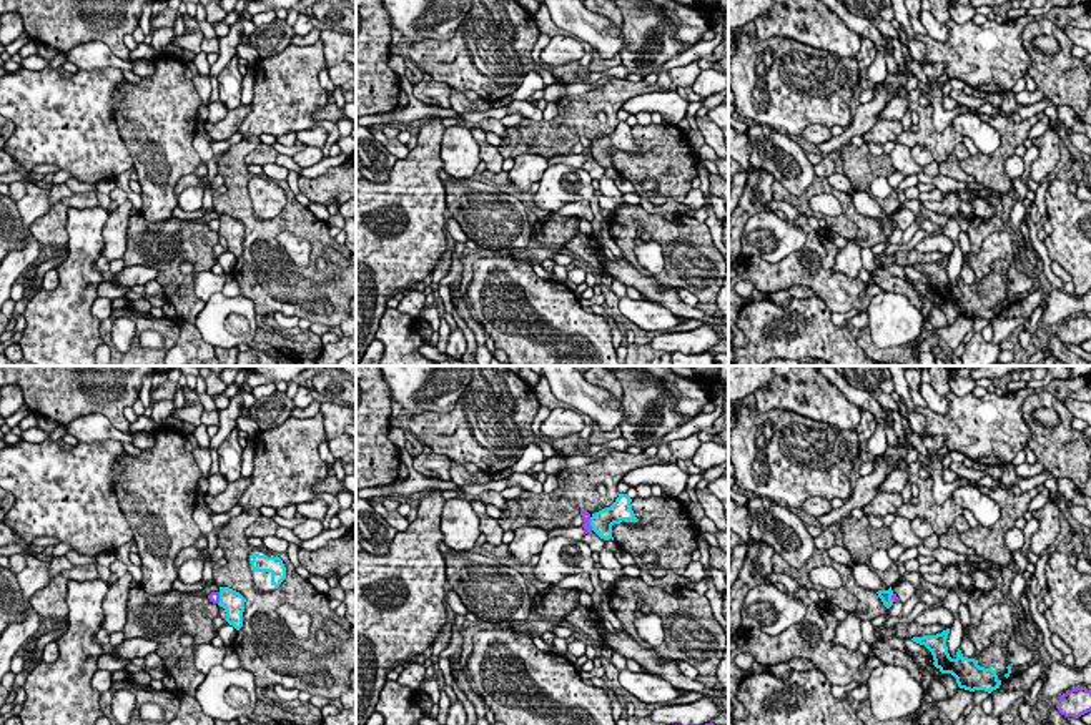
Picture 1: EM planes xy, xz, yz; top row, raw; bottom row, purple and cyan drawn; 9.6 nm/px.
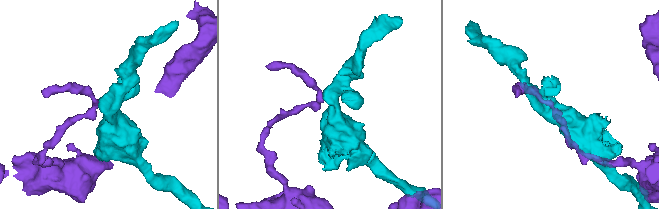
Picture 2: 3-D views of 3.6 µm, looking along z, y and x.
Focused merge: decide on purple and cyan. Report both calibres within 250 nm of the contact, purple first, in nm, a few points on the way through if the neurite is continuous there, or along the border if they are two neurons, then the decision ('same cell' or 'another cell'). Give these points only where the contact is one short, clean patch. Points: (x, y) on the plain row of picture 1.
90 nm thick on the purple side, 220 nm on the other; border along xz (589, 145), (592, 157); another cell

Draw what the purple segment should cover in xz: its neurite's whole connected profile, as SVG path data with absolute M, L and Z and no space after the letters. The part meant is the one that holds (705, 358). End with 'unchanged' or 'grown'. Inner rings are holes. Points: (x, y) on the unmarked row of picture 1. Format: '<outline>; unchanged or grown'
M705 351L700 354L674 353L670 362L672 366L715 366L713 358L713 351Z; unchanged

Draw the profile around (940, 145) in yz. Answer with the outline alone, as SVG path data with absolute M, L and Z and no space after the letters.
M920 88L911 90L908 95L910 110L915 110L920 118L918 131L903 131L896 135L895 145L900 143L910 148L921 145L933 155L933 160L940 165L948 160L956 145L963 143L963 135L960 135L951 123L941 133L938 133L931 120L933 108L931 105L921 106L918 101L920 95Z

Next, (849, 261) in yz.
M847 241L847 246L837 253L835 269L852 279L857 279L863 269L861 248L853 241Z

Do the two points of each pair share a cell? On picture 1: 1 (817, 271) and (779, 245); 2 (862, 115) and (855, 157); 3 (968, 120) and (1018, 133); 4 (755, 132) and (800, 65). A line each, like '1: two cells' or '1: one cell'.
1: two cells
2: two cells
3: two cells
4: two cells

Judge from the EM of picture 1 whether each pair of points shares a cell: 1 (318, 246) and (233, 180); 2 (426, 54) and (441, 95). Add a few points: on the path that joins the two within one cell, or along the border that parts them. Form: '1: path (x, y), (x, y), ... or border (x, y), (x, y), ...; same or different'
1: path (295, 225), (256, 225), (241, 208); same
2: border (433, 78), (449, 87); different

